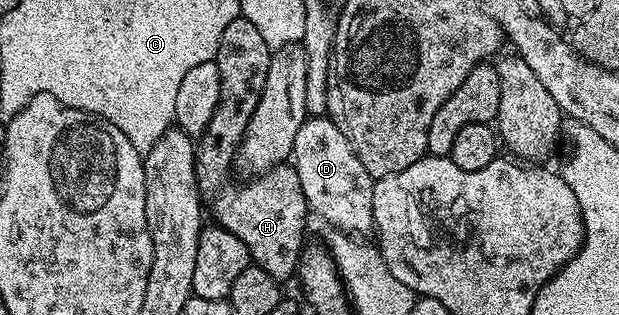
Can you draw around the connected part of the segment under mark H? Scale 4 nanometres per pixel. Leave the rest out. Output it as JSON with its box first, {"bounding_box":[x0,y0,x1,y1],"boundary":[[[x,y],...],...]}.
{"bounding_box":[196,16,310,283],"boundary":[[[238,16],[226,31],[222,31],[220,46],[216,52],[215,63],[220,72],[220,98],[218,107],[206,127],[206,131],[199,138],[196,145],[196,188],[205,202],[212,204],[215,224],[221,229],[230,231],[246,243],[249,258],[262,271],[266,271],[274,280],[287,283],[297,276],[300,268],[300,257],[306,248],[304,228],[308,225],[310,210],[306,203],[306,195],[302,195],[302,184],[291,164],[274,165],[266,172],[253,176],[249,185],[235,185],[232,182],[232,161],[237,160],[240,142],[244,140],[244,132],[254,115],[254,107],[258,107],[258,99],[262,95],[262,87],[266,87],[266,71],[272,62],[273,50],[268,48],[266,39],[258,32],[258,27],[250,23],[245,17]]]}

